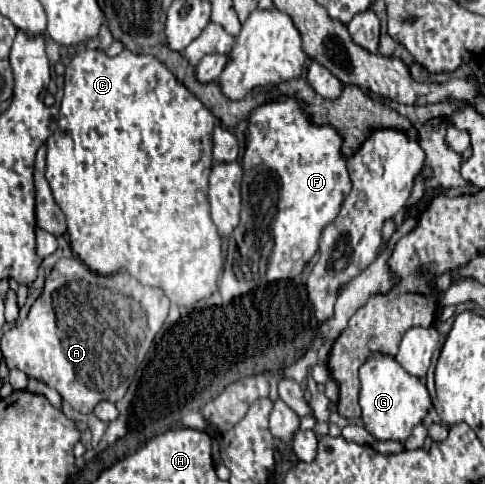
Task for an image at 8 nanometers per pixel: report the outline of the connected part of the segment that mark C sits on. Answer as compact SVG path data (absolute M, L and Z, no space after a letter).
M81 49L71 59L65 71L65 95L59 107L59 127L47 139L47 181L51 185L57 205L67 217L71 249L91 271L111 275L111 273L125 269L139 283L163 289L171 301L177 301L175 305L193 305L215 293L217 279L223 271L221 239L215 233L207 197L209 175L213 167L212 133L215 123L217 123L215 115L197 97L191 97L191 93L183 89L183 85L175 79L165 65L151 55L137 55L137 53L131 53L129 49L123 49L119 55L109 57L101 49Z

